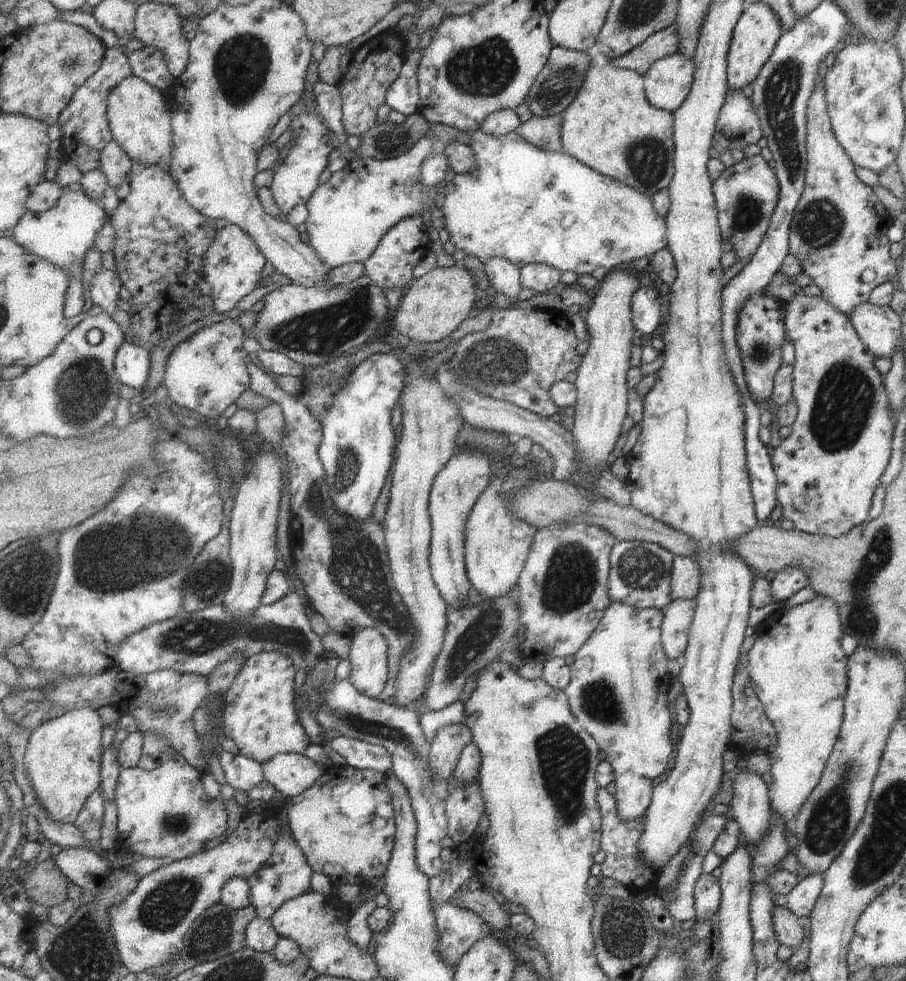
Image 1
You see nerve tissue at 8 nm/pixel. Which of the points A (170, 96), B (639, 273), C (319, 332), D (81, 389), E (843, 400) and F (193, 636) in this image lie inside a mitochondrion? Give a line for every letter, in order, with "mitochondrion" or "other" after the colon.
A: other
B: other
C: mitochondrion
D: mitochondrion
E: mitochondrion
F: mitochondrion

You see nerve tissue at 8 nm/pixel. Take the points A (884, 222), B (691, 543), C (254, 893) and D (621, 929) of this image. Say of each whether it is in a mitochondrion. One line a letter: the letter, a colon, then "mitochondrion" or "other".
A: other
B: other
C: other
D: mitochondrion

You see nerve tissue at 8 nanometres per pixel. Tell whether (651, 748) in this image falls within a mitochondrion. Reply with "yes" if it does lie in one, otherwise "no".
no

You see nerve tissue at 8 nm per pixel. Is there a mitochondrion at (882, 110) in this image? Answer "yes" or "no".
yes

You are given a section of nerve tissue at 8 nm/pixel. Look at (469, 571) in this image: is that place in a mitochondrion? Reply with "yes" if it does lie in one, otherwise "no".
no

